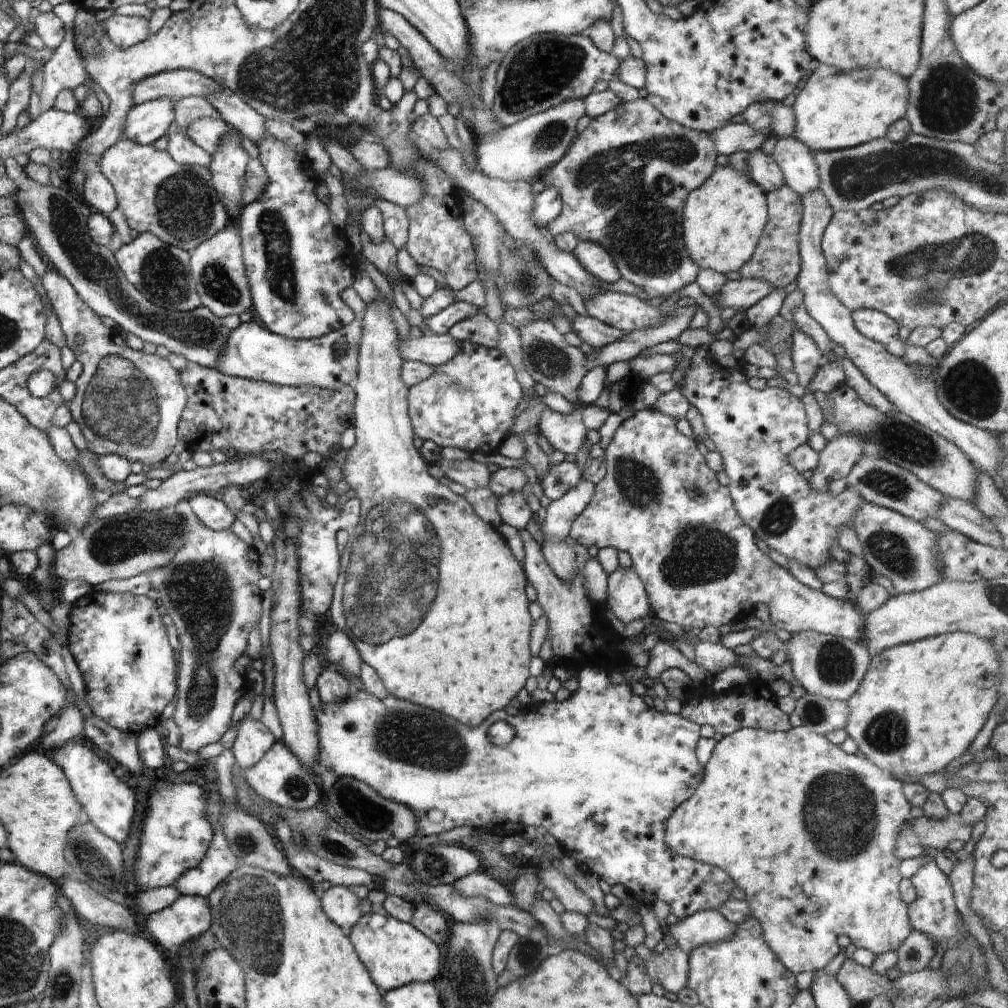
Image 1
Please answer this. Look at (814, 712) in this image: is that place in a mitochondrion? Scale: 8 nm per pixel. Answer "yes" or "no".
yes

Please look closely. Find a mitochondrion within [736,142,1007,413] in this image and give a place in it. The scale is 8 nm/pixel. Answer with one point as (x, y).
(972, 253)

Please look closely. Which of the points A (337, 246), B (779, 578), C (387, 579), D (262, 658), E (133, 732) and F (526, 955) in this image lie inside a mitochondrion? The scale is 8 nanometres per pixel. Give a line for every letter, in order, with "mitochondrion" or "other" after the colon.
A: other
B: other
C: mitochondrion
D: other
E: other
F: mitochondrion

